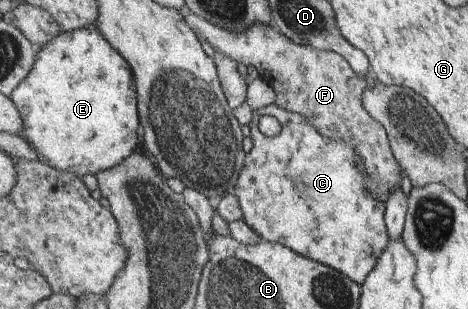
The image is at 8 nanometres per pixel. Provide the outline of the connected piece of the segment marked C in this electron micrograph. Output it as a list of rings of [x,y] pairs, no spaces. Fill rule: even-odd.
[[[277,103],[253,110],[248,125],[253,148],[246,154],[235,192],[246,223],[263,240],[284,244],[363,285],[391,239],[386,225],[386,202],[368,189],[366,160],[353,145],[325,136],[303,113],[287,110]],[[264,114],[274,116],[281,124],[280,133],[274,137],[259,132],[259,120]]]

